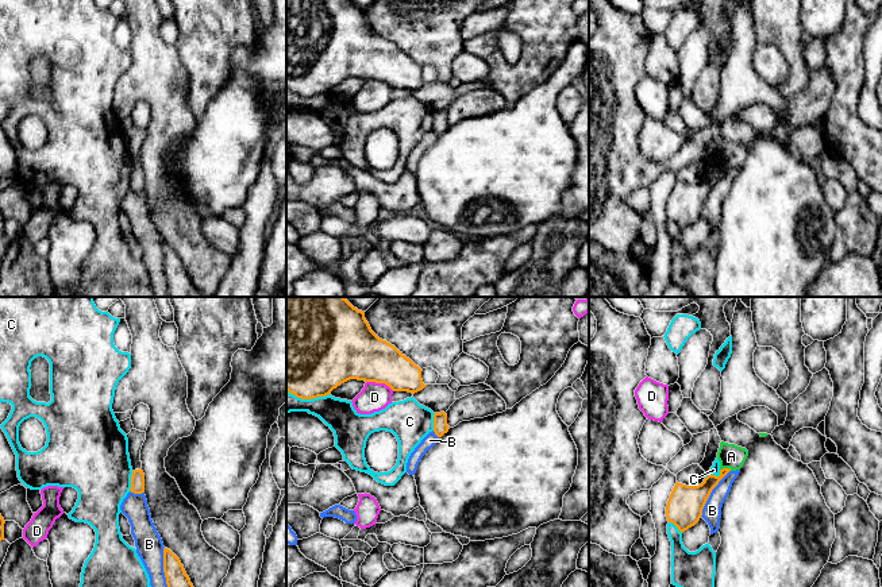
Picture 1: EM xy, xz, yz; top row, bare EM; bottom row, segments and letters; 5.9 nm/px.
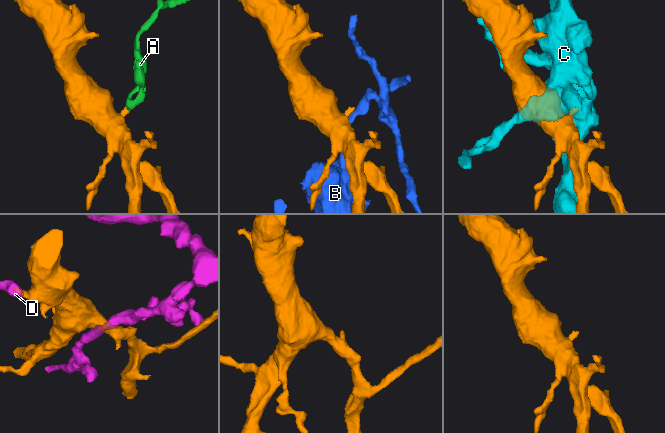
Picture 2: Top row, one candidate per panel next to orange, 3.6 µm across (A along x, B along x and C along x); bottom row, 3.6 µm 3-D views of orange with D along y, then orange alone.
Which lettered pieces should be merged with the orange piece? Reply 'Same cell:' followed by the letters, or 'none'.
Same cell: A

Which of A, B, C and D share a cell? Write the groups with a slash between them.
A / B / C / D

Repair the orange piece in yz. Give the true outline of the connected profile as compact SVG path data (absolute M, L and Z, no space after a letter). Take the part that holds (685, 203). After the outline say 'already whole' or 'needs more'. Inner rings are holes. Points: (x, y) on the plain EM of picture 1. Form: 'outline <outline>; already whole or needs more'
outline M721 139L717 150L720 173L708 173L698 184L686 184L677 179L666 204L667 219L682 231L694 224L702 213L702 206L712 188L729 169L740 167L747 154L746 146Z; needs more

